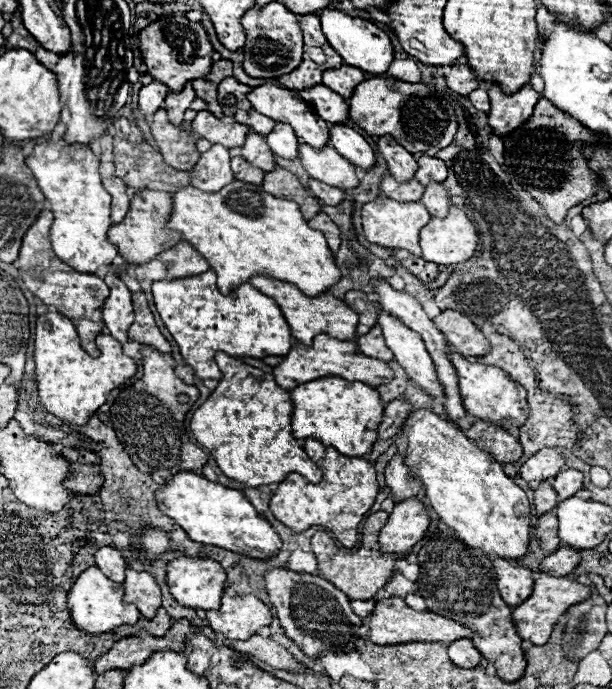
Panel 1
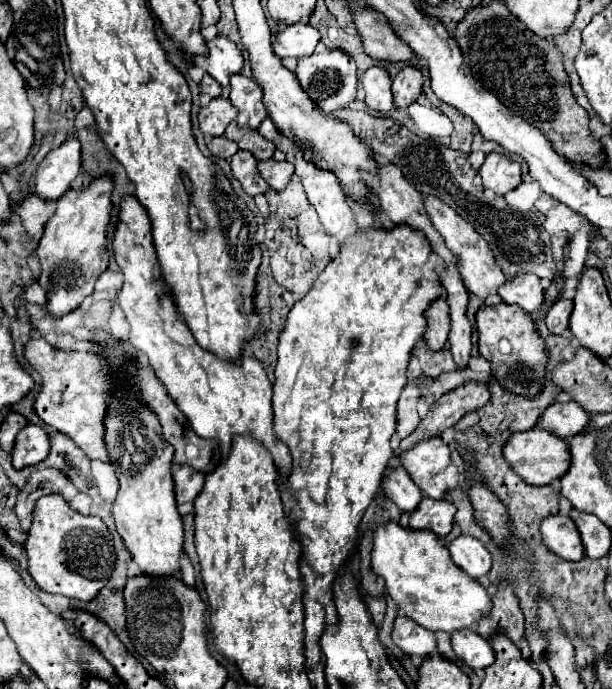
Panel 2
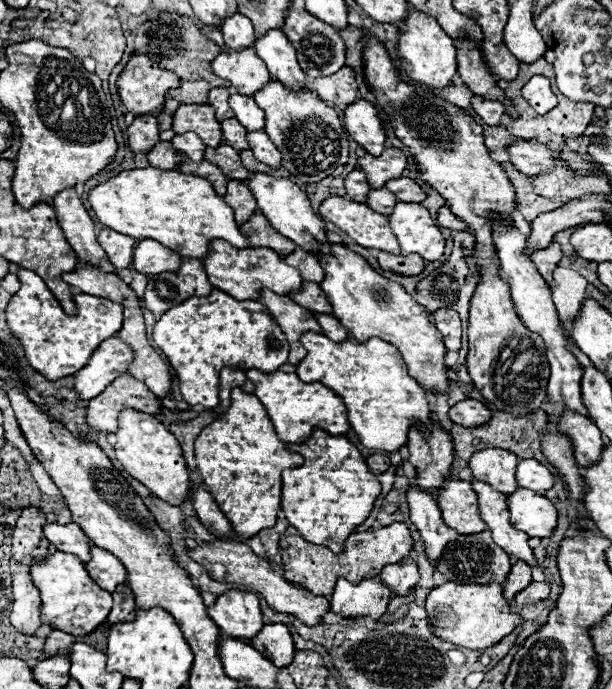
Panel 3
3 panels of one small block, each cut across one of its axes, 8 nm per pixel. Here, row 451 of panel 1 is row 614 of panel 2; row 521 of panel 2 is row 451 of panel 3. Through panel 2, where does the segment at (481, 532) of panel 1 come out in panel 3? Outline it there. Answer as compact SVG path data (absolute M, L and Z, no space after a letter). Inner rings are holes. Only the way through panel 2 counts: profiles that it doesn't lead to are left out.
M304 332L300 342L308 354L296 364L298 378L302 382L322 382L344 400L348 422L366 448L394 452L408 442L408 430L416 420L430 422L430 404L424 390L408 376L404 360L392 344L380 338L364 344L354 340L336 344L316 332Z

